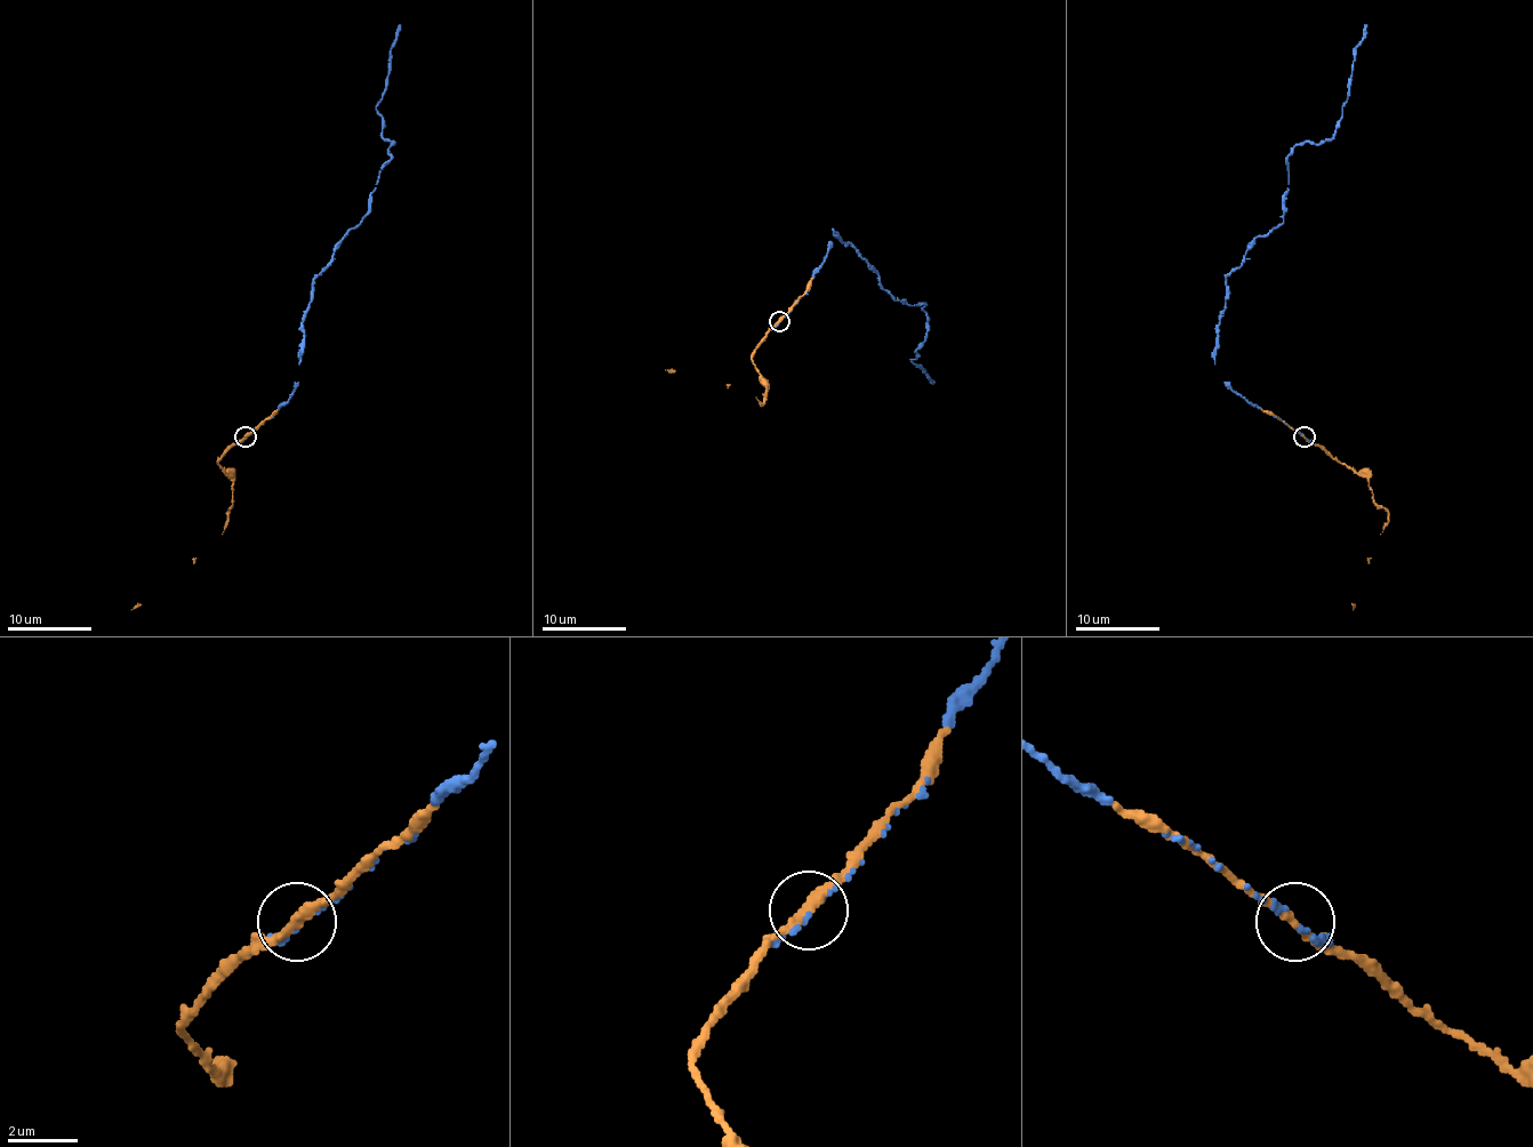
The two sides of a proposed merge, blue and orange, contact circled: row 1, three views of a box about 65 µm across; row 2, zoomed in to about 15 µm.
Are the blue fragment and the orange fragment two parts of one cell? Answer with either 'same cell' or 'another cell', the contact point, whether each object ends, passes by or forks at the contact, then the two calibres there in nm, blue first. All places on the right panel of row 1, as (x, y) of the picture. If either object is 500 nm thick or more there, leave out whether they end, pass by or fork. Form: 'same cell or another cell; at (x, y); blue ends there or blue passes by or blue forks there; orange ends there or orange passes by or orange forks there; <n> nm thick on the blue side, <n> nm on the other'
same cell; at (1305, 436); blue passes by; orange passes by; 130 nm thick on the blue side, 300 nm on the other

